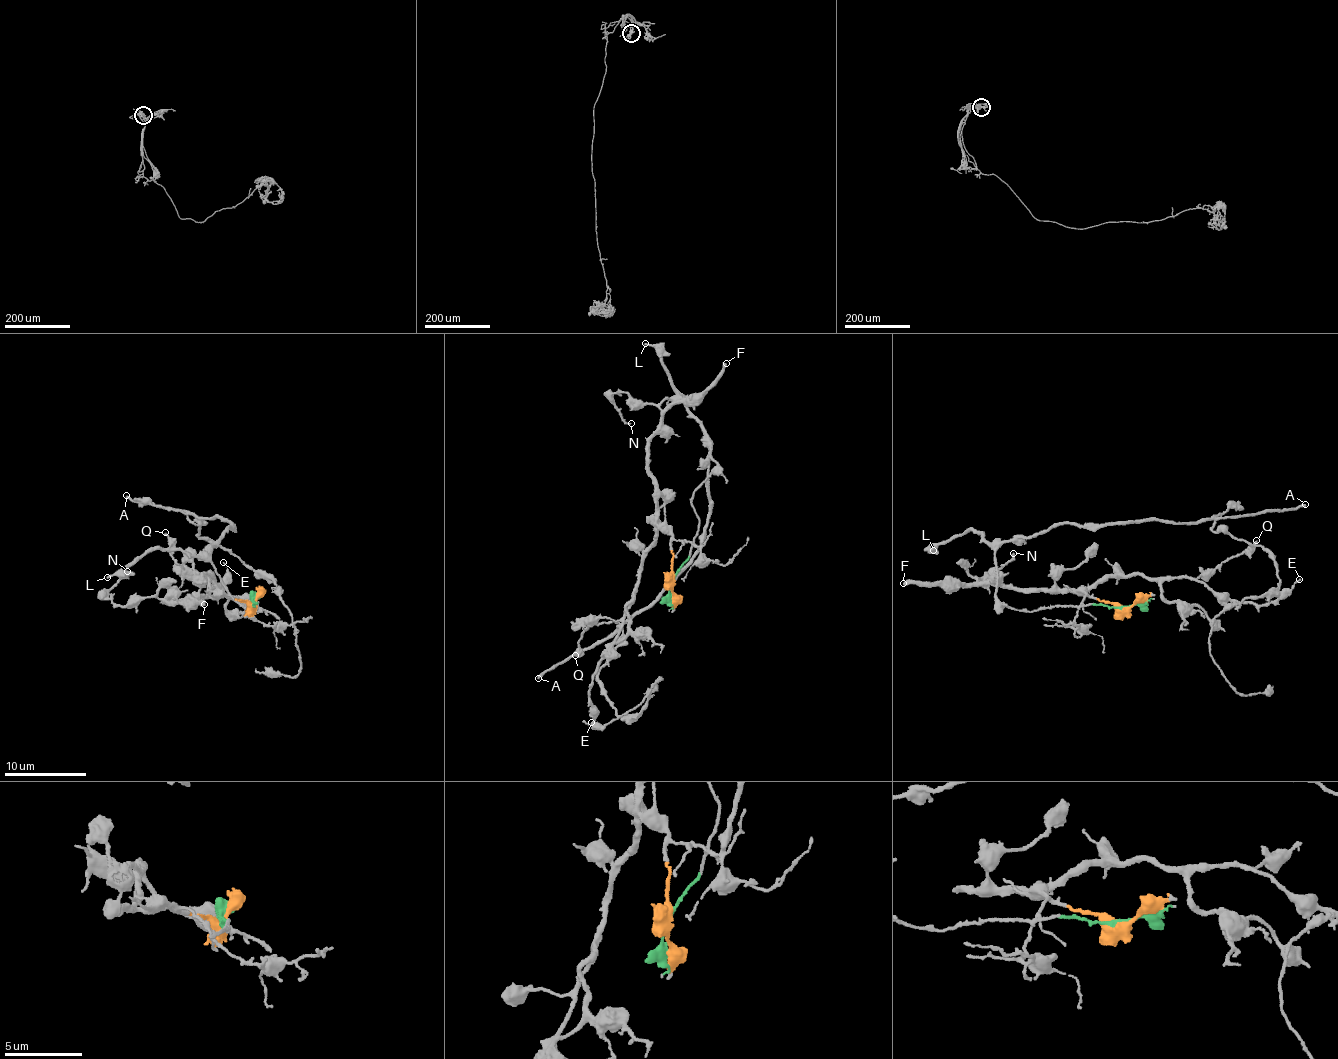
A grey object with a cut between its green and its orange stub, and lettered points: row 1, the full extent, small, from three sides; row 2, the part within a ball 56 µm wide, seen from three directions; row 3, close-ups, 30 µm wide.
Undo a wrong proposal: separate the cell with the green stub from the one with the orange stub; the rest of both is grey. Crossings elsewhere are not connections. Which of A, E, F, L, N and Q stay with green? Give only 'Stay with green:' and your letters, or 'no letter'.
Stay with green: A, L

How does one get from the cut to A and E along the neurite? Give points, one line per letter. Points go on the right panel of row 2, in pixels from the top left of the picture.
A: (1124, 606), (1011, 609), (995, 593), (996, 550), (1065, 523), (1195, 522), (1293, 510), (1305, 503)
E: (1124, 606), (1086, 594), (1086, 588), (1132, 574), (1196, 578), (1230, 599), (1263, 605), (1300, 579)

